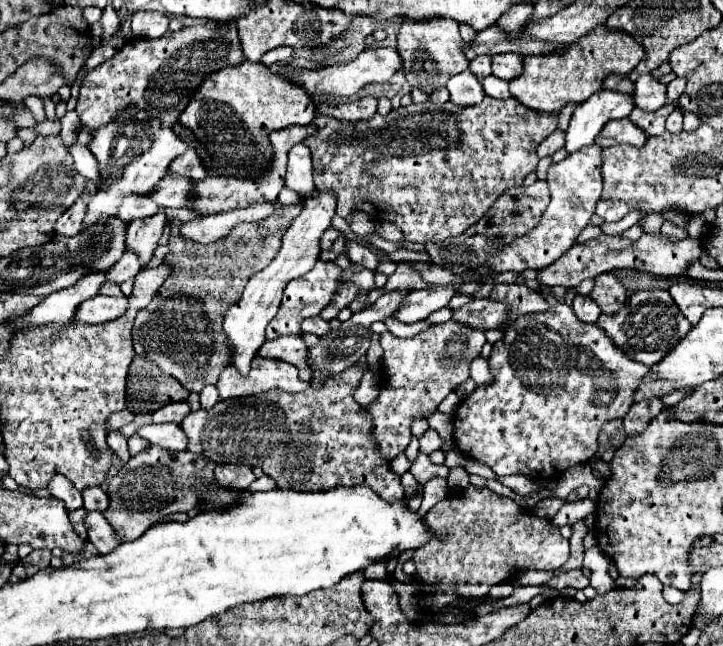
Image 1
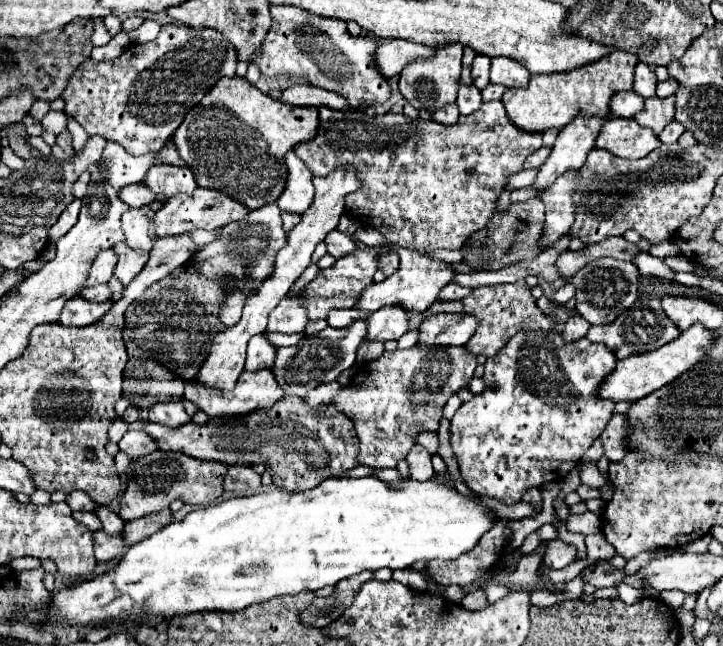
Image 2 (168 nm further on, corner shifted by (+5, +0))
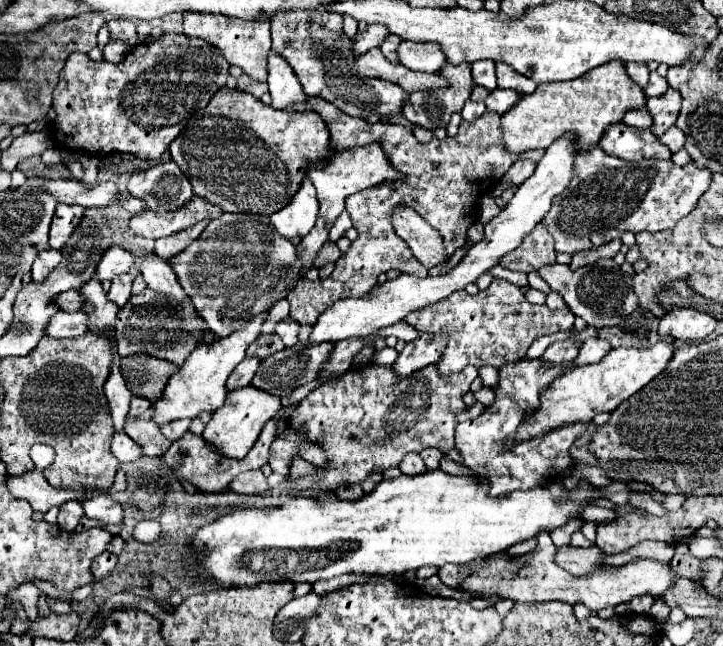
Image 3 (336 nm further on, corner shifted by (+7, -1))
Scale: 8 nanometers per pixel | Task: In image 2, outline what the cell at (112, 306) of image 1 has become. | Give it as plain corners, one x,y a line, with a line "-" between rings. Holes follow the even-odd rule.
75,296
69,302
65,302
61,322
67,324
67,326
89,326
89,324
97,322
99,318
103,318
109,312
111,306
113,306
111,300
107,300
107,302
89,302
85,298

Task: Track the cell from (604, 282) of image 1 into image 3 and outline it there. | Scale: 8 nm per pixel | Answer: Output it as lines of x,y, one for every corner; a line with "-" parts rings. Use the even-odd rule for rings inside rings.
601,259
593,265
581,267
577,271
571,271
569,265
555,263
555,265
541,267
537,273
547,281
547,285
553,291
561,293
567,307
575,315
585,319
587,325
591,325
591,327
599,329
599,327
617,325
619,319
629,317
637,309
637,297
633,293
633,279
631,279
631,275
623,273
613,259

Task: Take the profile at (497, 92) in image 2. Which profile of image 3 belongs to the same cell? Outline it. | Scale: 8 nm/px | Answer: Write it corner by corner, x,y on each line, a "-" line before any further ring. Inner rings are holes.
495,89
489,93
485,105
487,105
487,111
495,111
499,115
507,113
517,101
519,101
521,93
517,91
509,91
509,89

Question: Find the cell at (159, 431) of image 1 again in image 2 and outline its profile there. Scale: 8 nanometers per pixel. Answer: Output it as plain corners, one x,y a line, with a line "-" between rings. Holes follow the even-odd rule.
129,430
119,442
119,450
129,454
131,458
137,458
137,456
155,452
157,442
153,438
147,438
147,432
143,432
143,430

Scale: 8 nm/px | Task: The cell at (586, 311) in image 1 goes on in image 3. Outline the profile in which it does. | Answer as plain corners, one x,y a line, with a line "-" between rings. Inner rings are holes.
555,341
547,347
547,351
541,355
541,359
545,363
553,363
553,365
567,365
569,361
573,363
579,355
579,349
575,347
573,341

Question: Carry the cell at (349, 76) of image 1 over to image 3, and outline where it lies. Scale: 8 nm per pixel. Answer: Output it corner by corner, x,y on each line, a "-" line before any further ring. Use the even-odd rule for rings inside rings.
403,41
399,47
399,59
405,67
425,73
437,73
447,63
447,57
441,51
439,43

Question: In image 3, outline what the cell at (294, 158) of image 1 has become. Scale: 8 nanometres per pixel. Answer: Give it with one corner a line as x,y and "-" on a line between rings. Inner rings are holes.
305,177
293,201
281,211
273,213
269,219
273,227
279,231
279,235
283,235
285,239
295,239
295,237
305,237
313,229
317,211
319,203
315,197
315,187
309,181
309,177

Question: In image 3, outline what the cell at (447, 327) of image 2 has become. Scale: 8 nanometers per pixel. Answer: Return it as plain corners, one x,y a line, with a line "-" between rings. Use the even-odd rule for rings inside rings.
419,335
399,353
397,361
393,363
395,375
407,377
427,365
437,363
437,357
441,357
441,347
443,343
437,343
437,339
425,339
425,335

